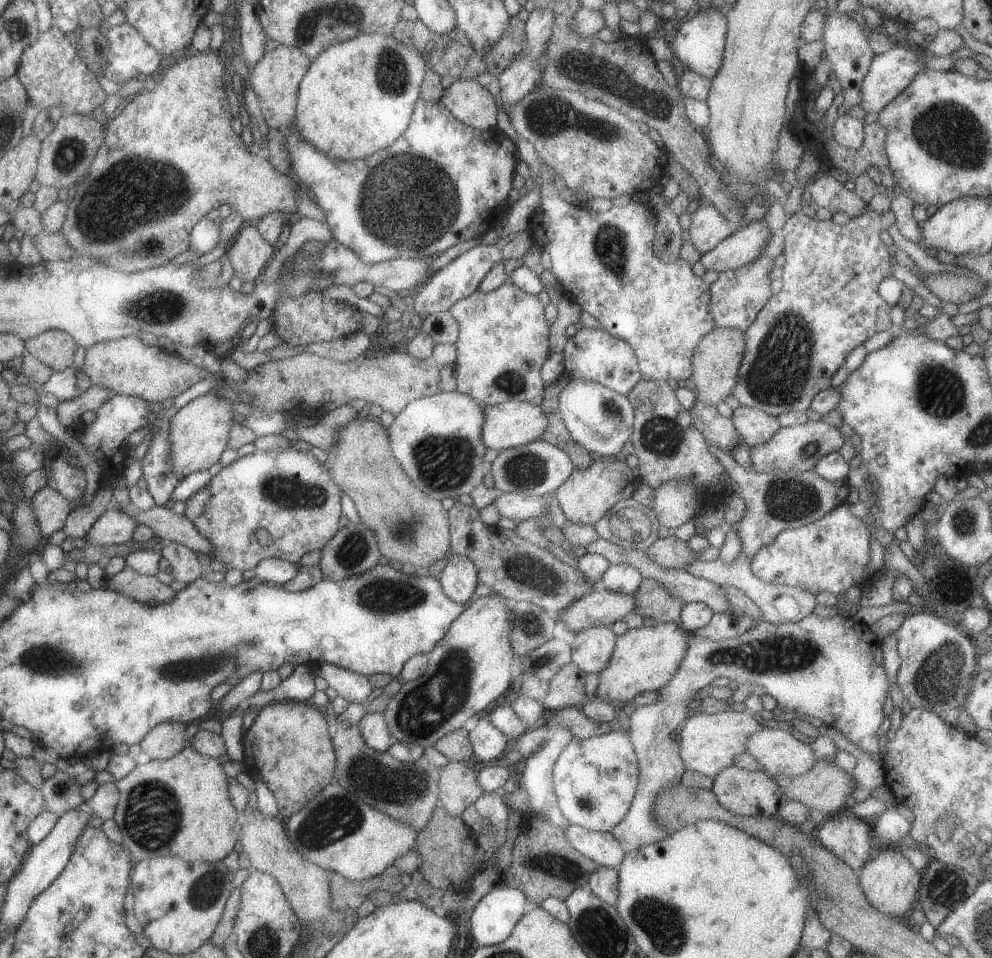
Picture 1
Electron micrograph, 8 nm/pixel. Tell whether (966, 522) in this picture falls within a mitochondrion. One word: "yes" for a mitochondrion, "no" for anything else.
yes

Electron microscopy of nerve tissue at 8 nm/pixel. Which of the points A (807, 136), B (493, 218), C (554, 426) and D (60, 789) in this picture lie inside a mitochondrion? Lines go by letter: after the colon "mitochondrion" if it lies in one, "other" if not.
A: other
B: other
C: other
D: mitochondrion

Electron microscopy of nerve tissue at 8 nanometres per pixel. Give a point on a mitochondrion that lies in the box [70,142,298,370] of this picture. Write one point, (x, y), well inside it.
(133, 194)

